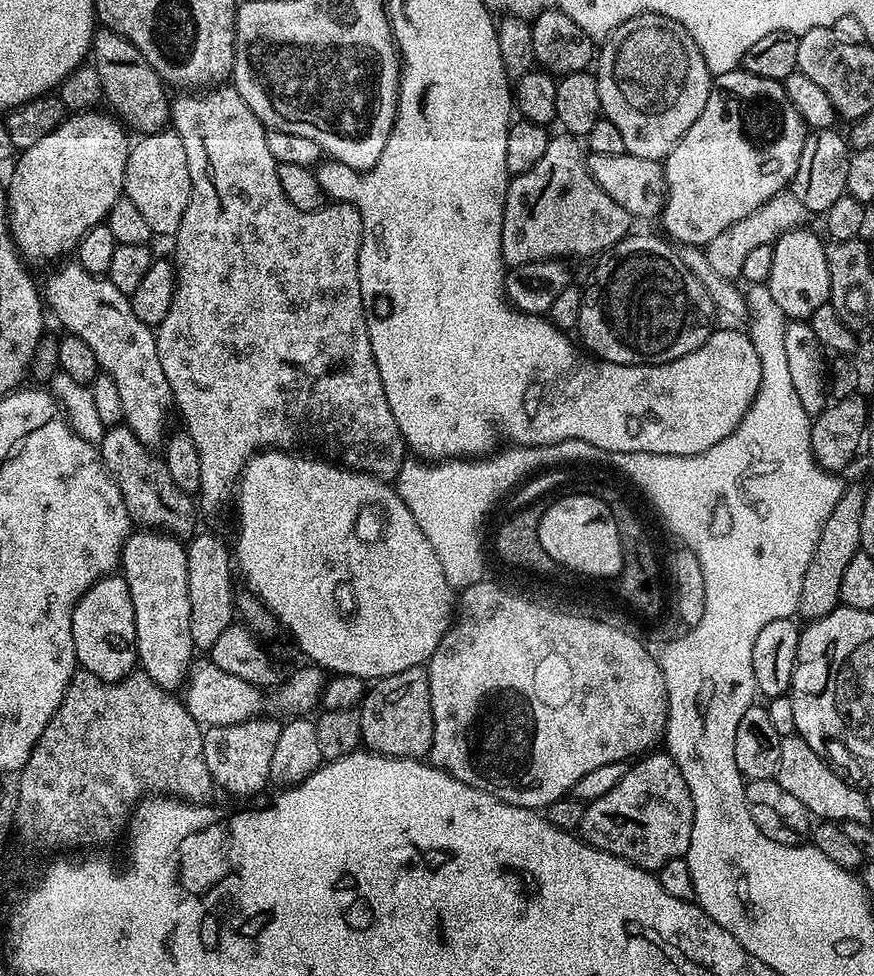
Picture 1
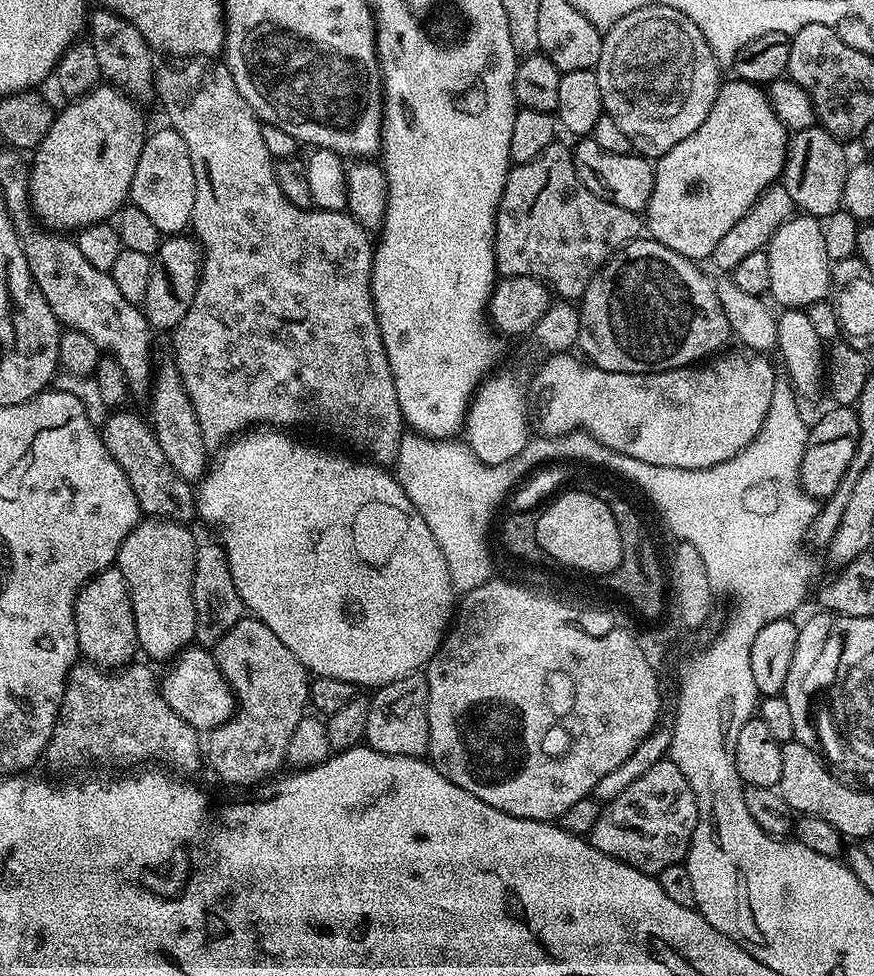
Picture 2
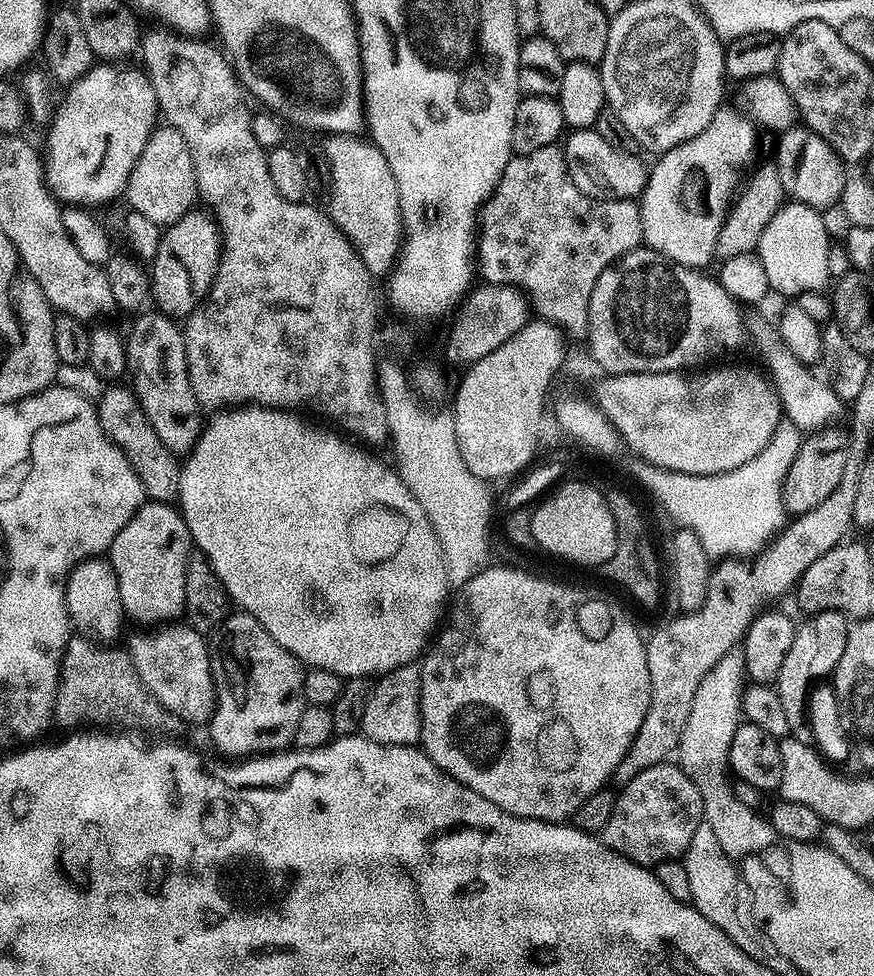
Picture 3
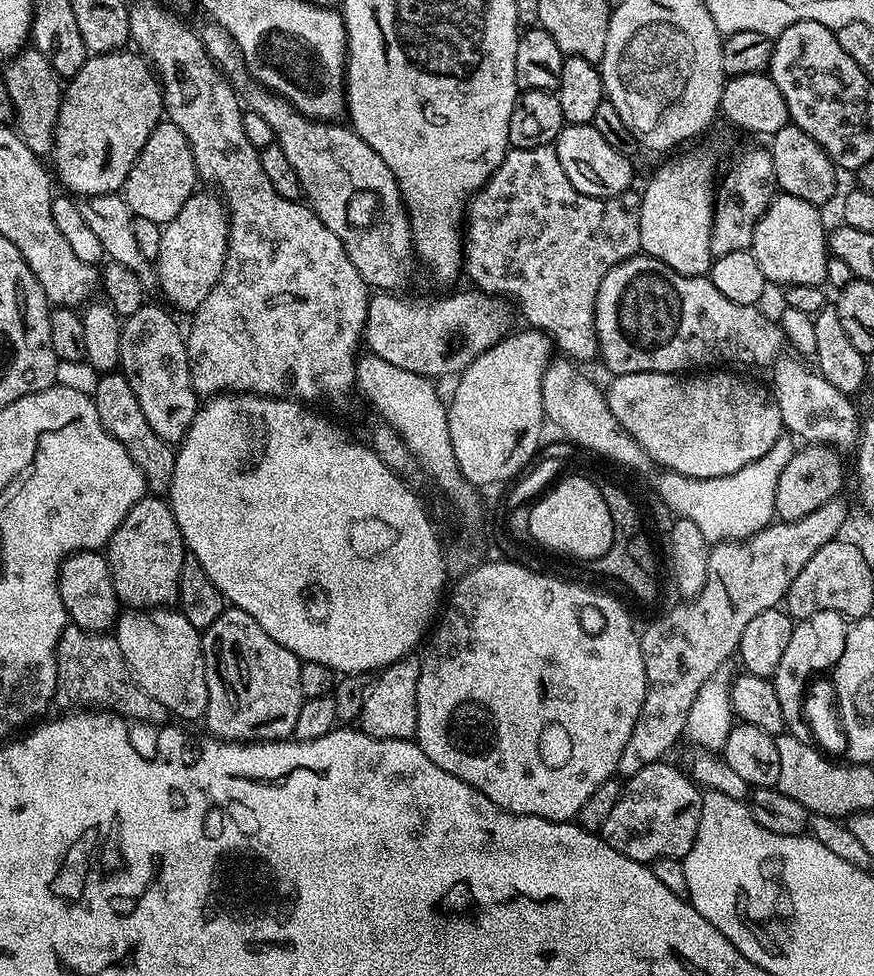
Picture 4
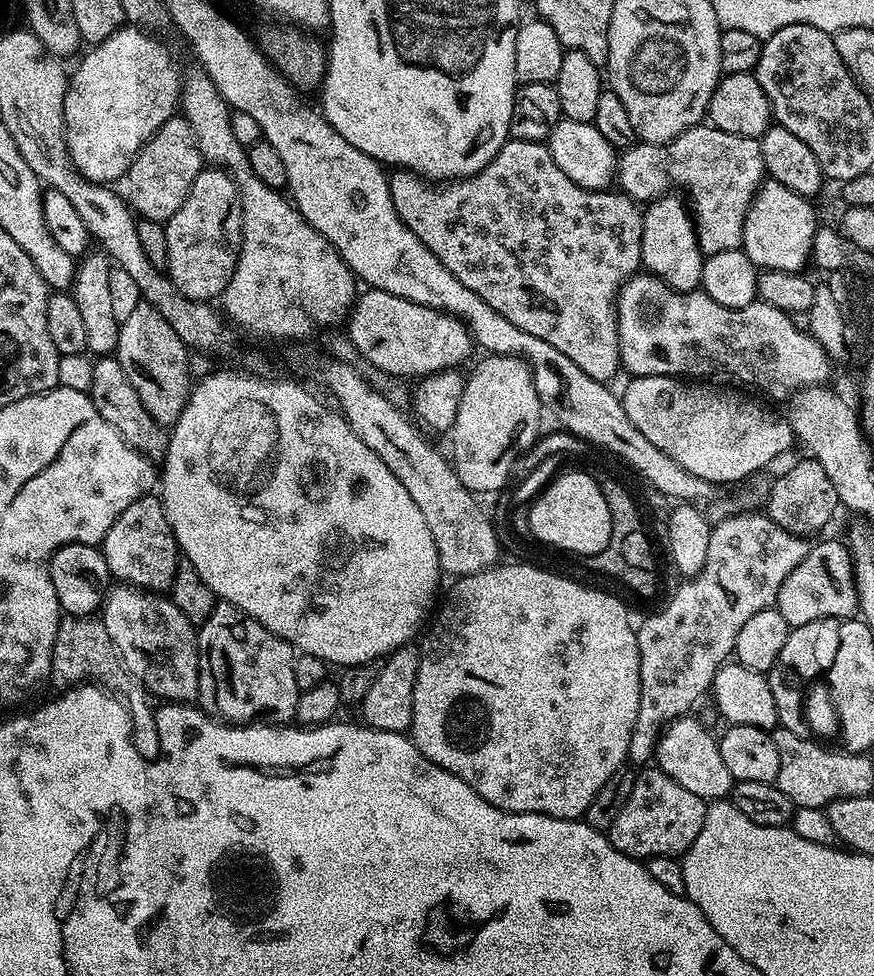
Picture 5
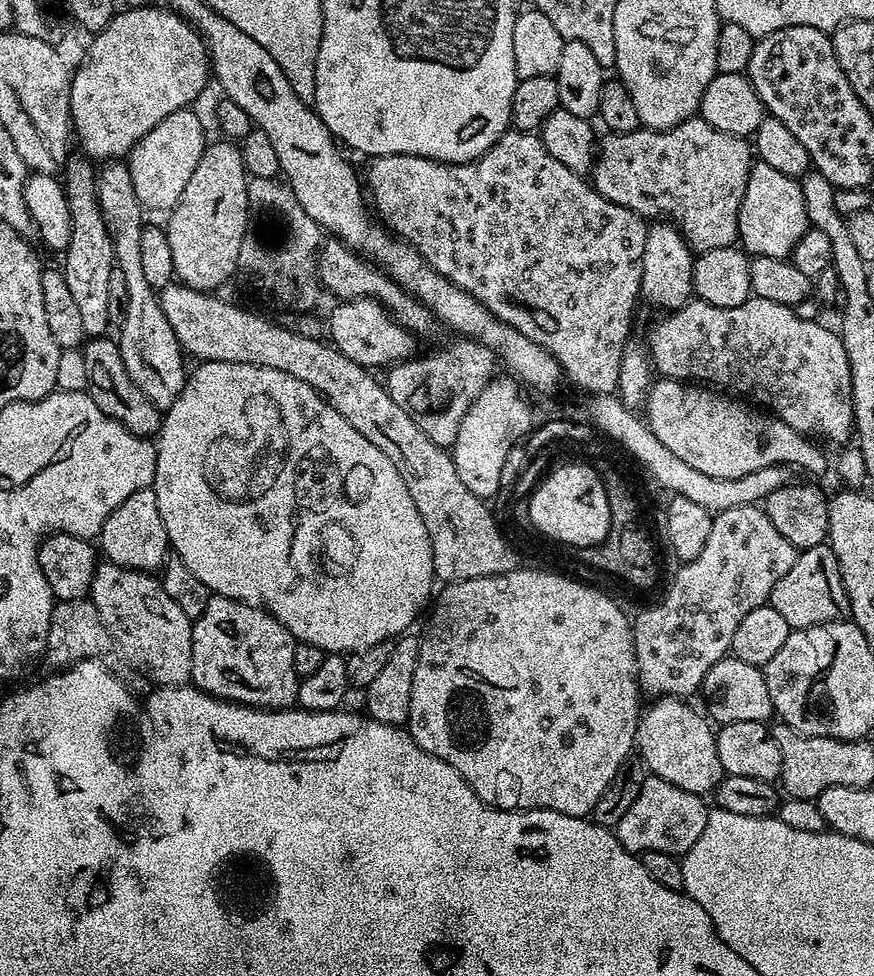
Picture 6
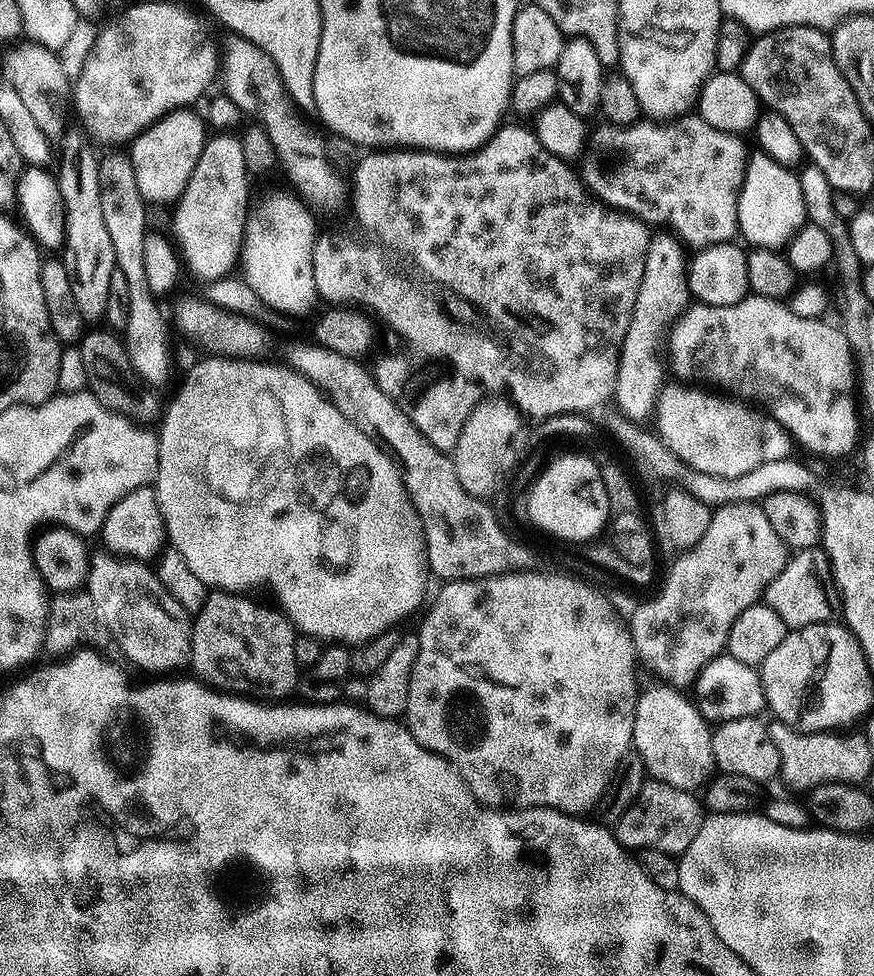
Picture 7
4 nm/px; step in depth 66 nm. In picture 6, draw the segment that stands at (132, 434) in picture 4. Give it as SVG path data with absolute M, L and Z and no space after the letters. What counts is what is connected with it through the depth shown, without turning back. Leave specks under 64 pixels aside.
M107 335L98 336L89 339L83 345L82 351L86 358L86 374L88 375L87 394L94 402L94 406L102 410L102 414L126 426L126 430L130 430L135 436L155 437L162 423L161 409L156 408L154 402L150 402L150 398L146 398L142 390L138 390L138 386L134 386L134 378L126 374L126 362L122 362L119 343L115 339L108 339Z

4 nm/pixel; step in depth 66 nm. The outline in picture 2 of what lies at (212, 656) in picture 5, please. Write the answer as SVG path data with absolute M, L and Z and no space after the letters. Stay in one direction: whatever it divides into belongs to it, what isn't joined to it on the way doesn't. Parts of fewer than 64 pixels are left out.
M251 614L245 615L244 619L230 626L226 634L222 634L214 655L217 666L236 695L239 708L231 720L207 733L206 764L216 771L218 779L228 784L256 784L276 771L280 763L285 763L290 734L294 734L294 726L298 726L300 719L306 715L307 708L304 707L310 704L310 673L294 654L290 654L290 650L286 650L286 646L282 646L278 634Z

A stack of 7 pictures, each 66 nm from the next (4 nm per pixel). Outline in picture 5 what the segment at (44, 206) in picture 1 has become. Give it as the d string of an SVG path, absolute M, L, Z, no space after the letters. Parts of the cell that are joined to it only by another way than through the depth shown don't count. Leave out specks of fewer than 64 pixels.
M135 26L118 29L100 44L91 45L79 57L76 73L71 73L64 99L64 148L73 168L89 184L115 185L128 174L132 160L140 148L172 116L177 115L180 103L182 74L167 46L155 40L151 31Z

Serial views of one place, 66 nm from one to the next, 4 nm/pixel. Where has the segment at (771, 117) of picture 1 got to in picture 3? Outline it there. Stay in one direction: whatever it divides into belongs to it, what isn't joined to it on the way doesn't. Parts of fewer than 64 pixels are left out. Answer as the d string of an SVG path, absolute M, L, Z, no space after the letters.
M721 106L718 109L714 118L710 118L710 126L706 126L702 134L663 153L657 159L660 161L651 165L644 193L638 197L644 231L643 243L662 254L665 260L673 260L687 268L704 270L714 260L718 234L741 187L740 175L744 172L744 163L752 156L752 143L756 140L752 133L753 121L739 107L728 107Z

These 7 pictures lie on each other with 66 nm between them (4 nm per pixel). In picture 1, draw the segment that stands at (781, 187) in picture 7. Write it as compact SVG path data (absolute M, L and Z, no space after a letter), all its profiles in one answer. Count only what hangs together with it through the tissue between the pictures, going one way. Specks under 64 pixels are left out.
M807 227L796 228L792 232L782 234L772 245L774 263L770 266L768 289L774 294L774 302L784 311L785 317L796 322L804 322L812 317L818 306L829 303L830 270L826 244L820 241Z

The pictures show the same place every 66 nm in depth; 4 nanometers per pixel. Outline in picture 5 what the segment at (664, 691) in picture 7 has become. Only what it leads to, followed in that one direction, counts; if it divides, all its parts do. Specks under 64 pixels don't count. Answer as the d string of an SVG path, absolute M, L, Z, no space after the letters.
M689 714L664 725L660 740L656 743L655 767L670 774L678 786L698 794L698 798L706 802L731 797L734 781L730 770L726 770L726 762L722 762L720 745L694 717Z

